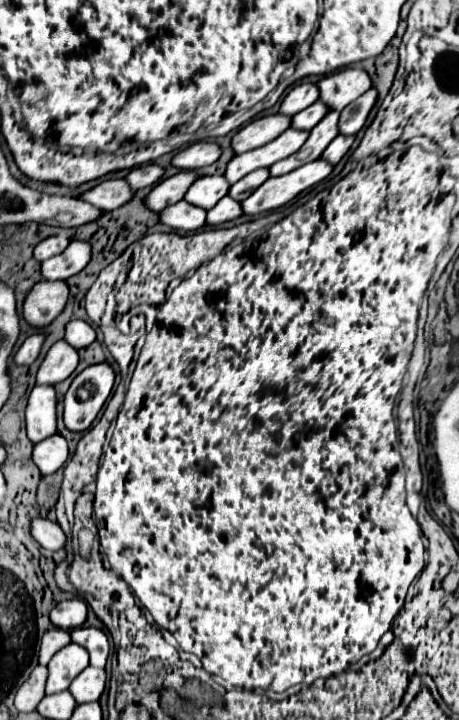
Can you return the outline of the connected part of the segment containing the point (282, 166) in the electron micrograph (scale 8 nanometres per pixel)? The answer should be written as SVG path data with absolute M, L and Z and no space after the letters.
M331 110L311 132L309 138L305 142L303 148L299 148L299 152L295 156L289 156L287 160L279 160L279 164L271 166L271 176L283 176L307 162L313 162L321 156L321 152L331 144L331 140L339 134L337 130L337 122L339 122L339 112Z

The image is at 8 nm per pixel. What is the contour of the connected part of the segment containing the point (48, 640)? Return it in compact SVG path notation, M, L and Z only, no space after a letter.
M49 630L45 636L41 638L38 652L38 664L48 666L49 660L53 658L55 652L59 652L63 646L67 646L71 642L71 636L67 630Z

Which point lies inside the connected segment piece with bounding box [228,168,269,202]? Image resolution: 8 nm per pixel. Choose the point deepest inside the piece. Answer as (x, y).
(242, 189)

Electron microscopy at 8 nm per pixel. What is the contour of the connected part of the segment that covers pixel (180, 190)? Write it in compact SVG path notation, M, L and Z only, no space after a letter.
M177 172L175 176L157 182L153 190L145 196L143 204L147 204L151 212L161 212L165 206L179 202L195 178L195 172Z

